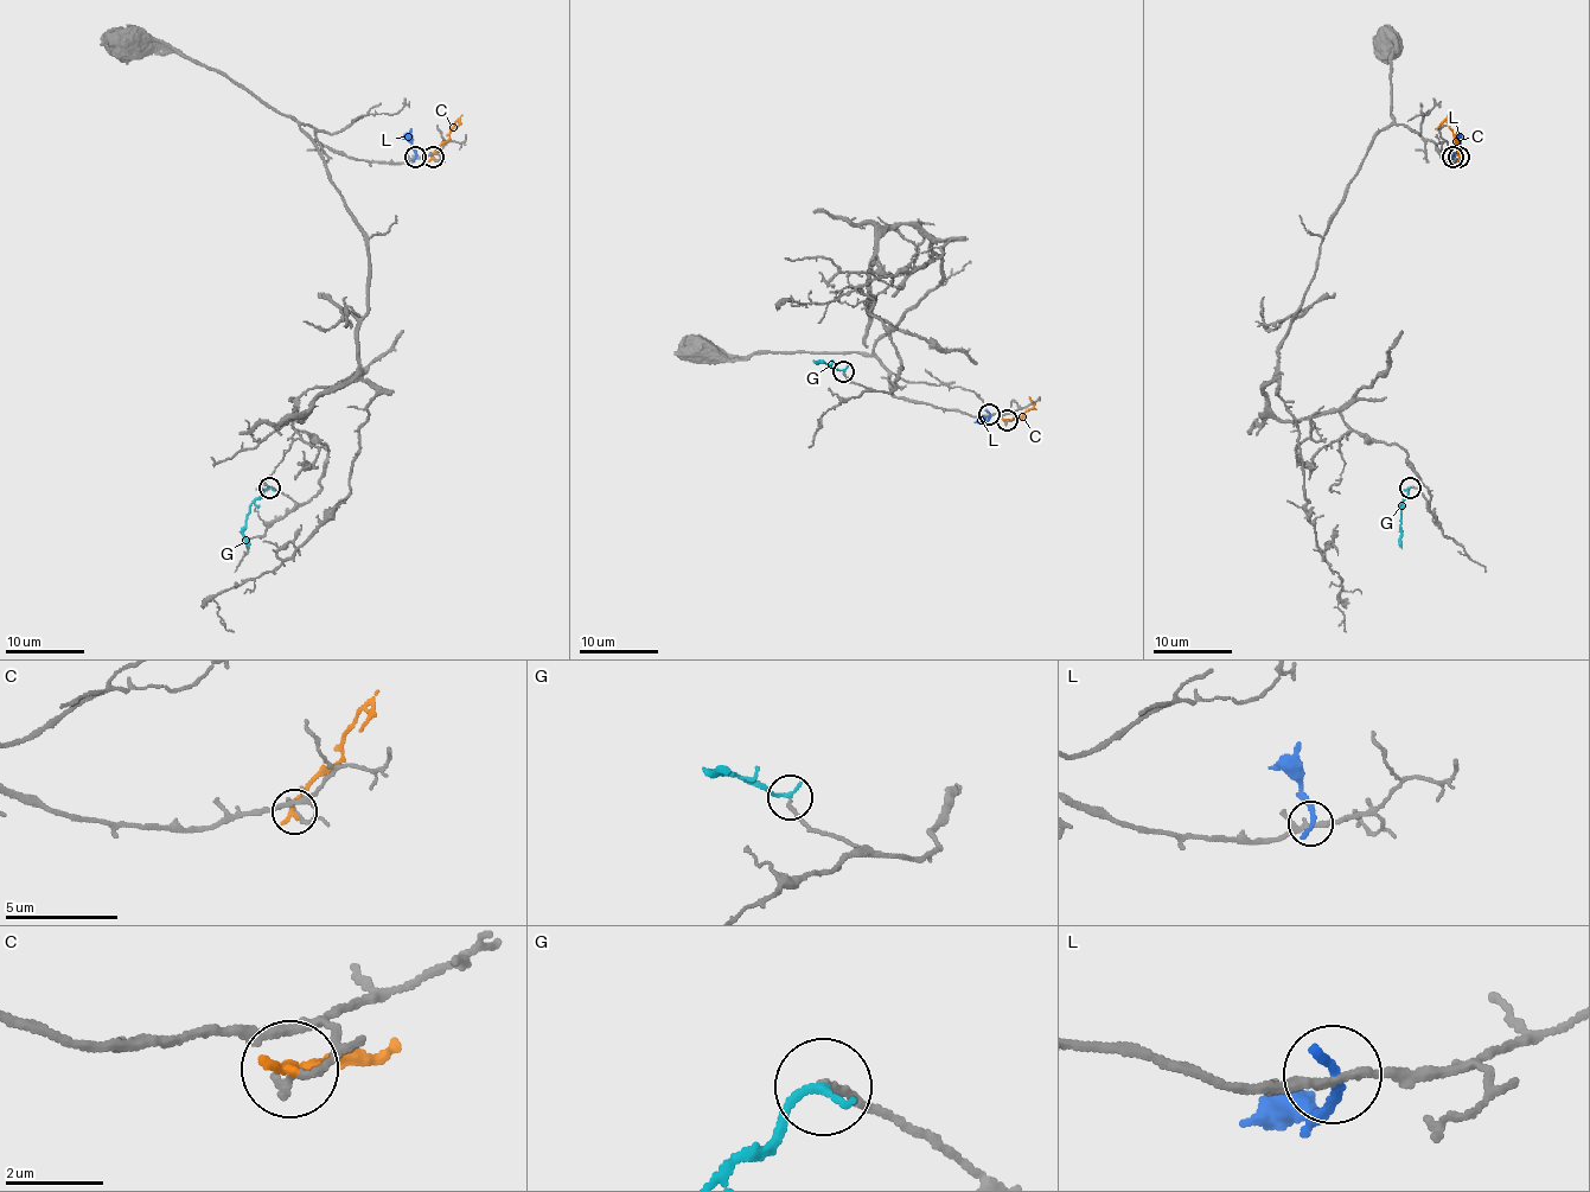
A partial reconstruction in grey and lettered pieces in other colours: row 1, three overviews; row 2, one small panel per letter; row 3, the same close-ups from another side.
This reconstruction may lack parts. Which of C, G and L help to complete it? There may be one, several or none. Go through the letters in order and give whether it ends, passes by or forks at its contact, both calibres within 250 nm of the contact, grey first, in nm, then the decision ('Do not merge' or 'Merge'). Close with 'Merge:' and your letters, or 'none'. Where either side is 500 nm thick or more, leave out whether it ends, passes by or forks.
C: It ends there. Thickness 200 nm (grey) against 200 nm. Do not merge
G: It ends there. Thickness 160 nm (grey) against 190 nm. Merge
L: It ends there. Thickness 160 nm (grey) against 240 nm. Do not merge
Merge: G

